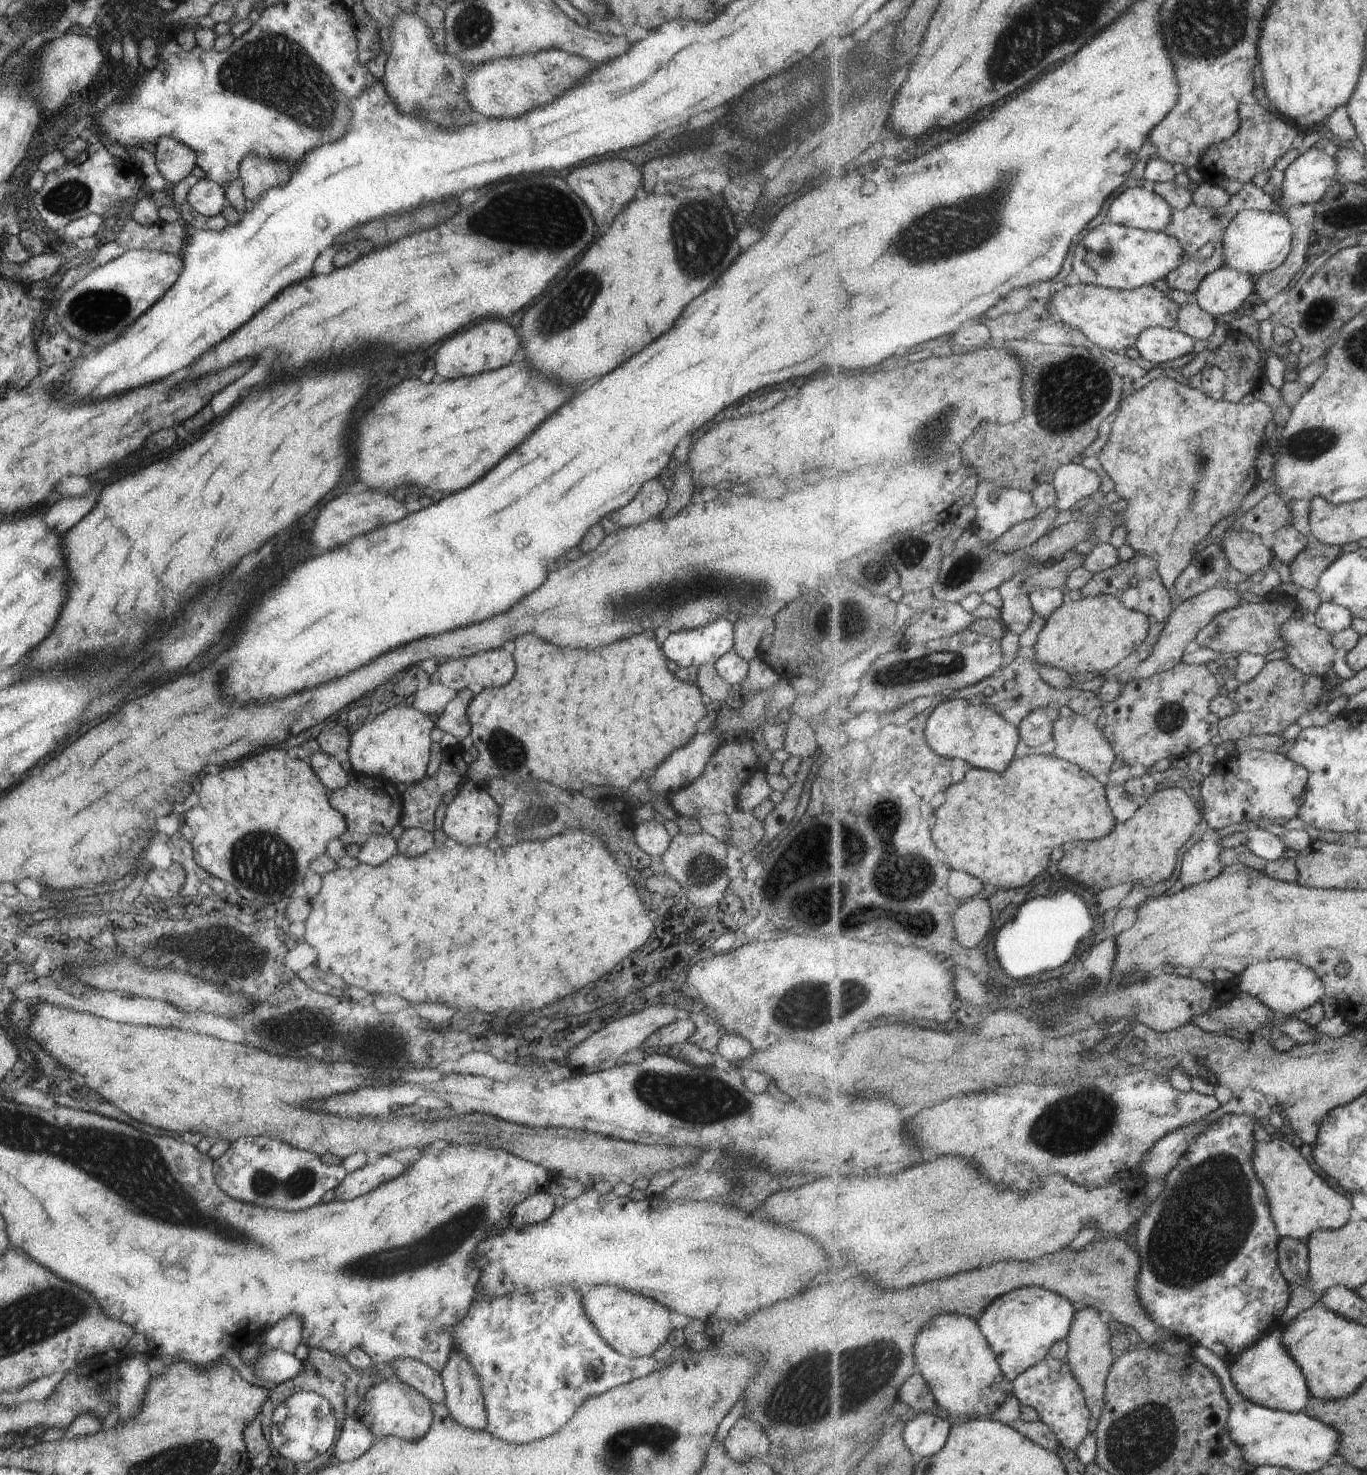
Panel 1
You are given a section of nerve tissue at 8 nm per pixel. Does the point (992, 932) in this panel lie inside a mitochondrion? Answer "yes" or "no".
no

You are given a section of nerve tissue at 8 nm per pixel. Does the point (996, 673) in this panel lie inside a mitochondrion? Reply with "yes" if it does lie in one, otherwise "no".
no

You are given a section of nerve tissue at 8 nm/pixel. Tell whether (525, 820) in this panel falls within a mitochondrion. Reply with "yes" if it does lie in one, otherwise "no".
yes

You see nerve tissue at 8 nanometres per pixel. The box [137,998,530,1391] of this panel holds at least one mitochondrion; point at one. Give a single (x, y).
(443, 1238)

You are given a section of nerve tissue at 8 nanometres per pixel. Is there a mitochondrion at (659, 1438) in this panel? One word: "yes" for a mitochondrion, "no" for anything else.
yes

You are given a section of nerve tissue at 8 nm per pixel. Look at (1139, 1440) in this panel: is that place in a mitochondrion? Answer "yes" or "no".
yes

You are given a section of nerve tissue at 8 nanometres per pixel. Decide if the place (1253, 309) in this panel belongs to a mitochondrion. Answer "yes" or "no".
no

